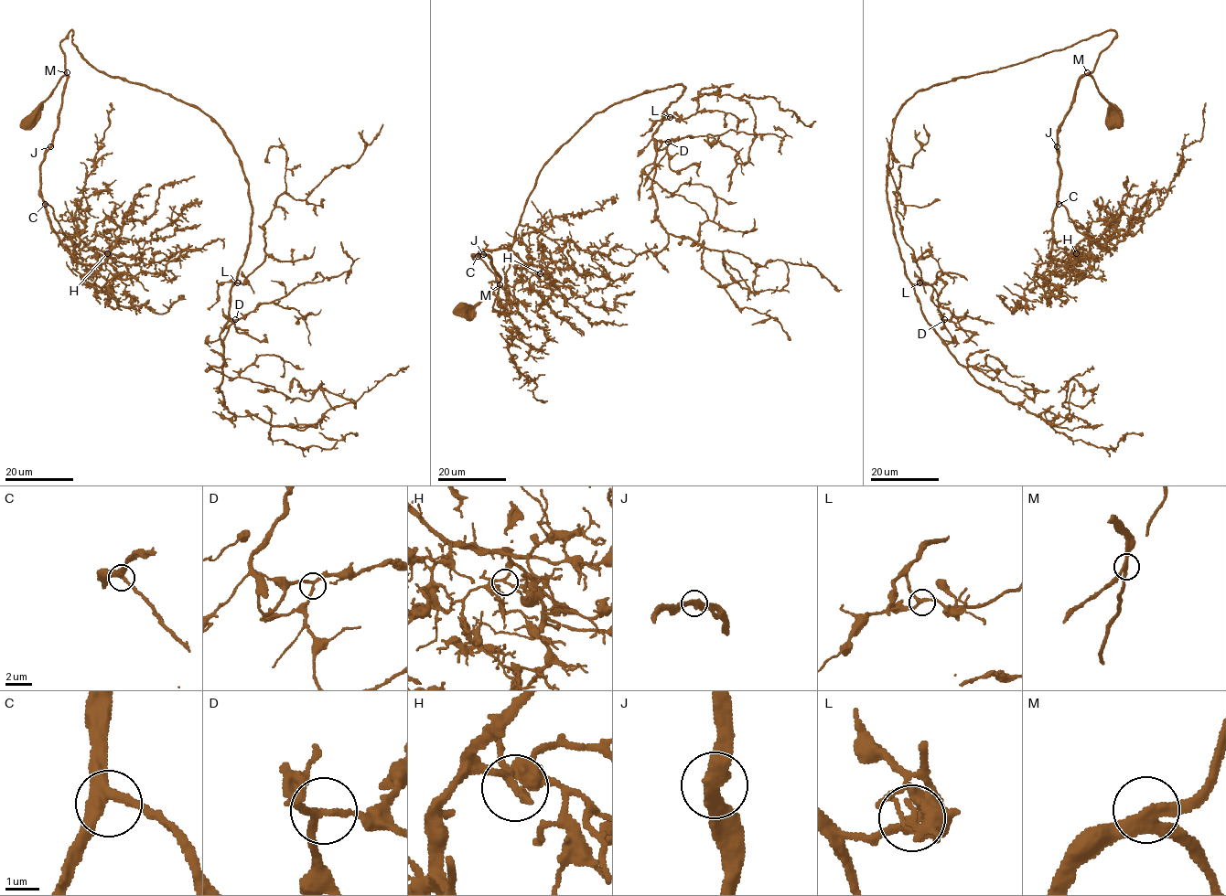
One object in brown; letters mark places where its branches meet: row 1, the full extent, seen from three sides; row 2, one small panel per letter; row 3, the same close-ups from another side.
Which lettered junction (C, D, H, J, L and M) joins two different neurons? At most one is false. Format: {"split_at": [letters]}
{"split_at": []}

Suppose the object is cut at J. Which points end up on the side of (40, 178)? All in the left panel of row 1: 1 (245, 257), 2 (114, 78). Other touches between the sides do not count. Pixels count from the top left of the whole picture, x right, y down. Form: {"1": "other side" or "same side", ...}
{"1": "other side", "2": "other side"}

